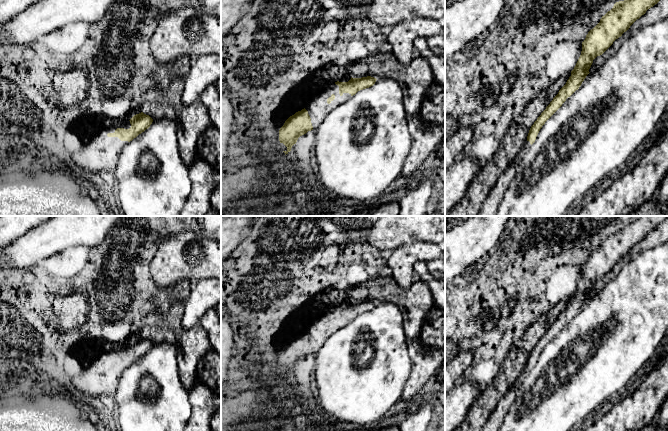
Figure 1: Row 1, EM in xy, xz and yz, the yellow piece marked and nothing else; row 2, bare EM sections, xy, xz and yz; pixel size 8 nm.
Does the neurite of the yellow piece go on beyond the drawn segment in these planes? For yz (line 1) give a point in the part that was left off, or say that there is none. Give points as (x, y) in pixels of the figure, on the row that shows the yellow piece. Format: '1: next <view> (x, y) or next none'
1: next yz (490, 206)

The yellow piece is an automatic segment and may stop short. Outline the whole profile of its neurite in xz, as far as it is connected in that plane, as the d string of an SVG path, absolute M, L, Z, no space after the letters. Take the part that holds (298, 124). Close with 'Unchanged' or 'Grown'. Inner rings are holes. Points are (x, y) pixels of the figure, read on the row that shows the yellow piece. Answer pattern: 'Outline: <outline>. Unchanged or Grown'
Outline: M367 76L362 78L351 77L348 82L328 82L320 94L314 97L304 109L290 116L280 128L279 141L287 147L287 150L283 151L285 155L291 151L292 146L296 144L300 136L306 134L308 131L317 129L320 123L333 109L348 101L358 91L373 86L376 80L374 77Z. Grown

